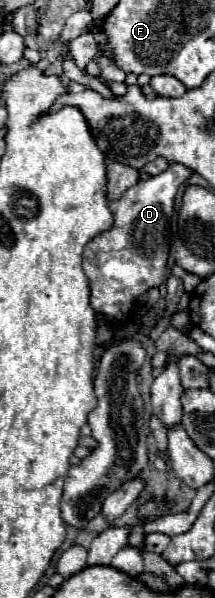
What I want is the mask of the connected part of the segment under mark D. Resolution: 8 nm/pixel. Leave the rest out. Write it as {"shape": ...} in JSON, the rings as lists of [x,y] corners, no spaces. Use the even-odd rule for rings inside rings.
{"shape":[[[170,164],[162,174],[150,176],[146,180],[138,180],[132,188],[128,188],[118,200],[108,200],[108,208],[114,216],[114,224],[110,230],[100,232],[84,246],[82,268],[90,284],[90,306],[98,316],[104,316],[110,322],[124,322],[136,310],[138,298],[146,294],[150,288],[158,288],[166,282],[166,264],[168,264],[168,238],[166,232],[170,228],[170,218],[174,210],[174,198],[178,186],[186,182],[192,172],[182,164]]]}

